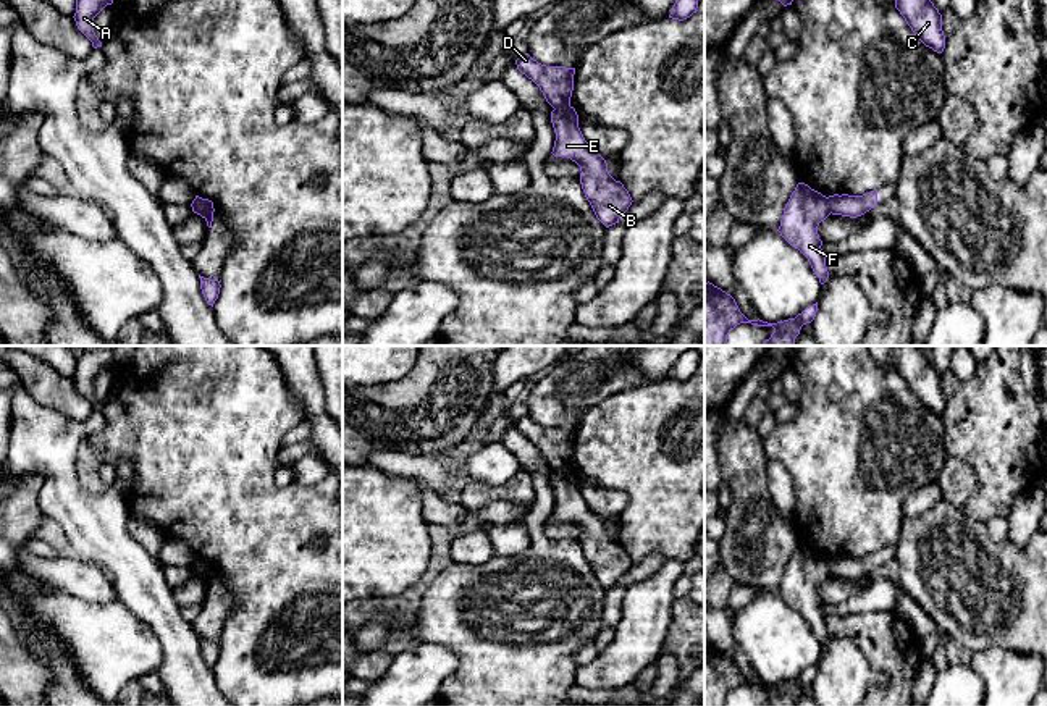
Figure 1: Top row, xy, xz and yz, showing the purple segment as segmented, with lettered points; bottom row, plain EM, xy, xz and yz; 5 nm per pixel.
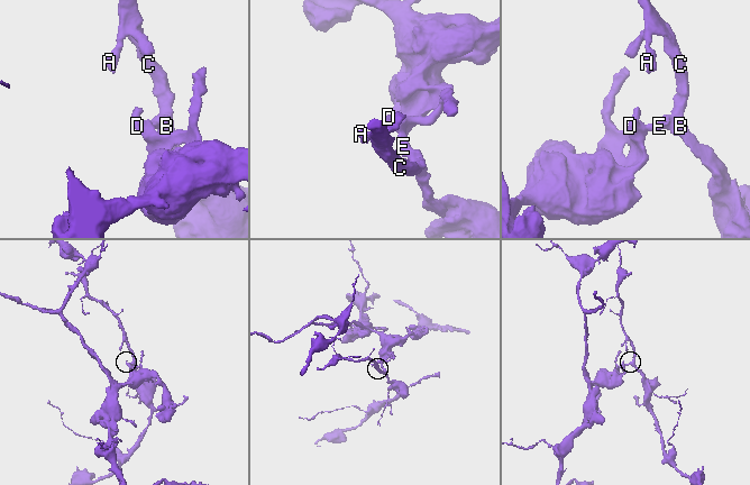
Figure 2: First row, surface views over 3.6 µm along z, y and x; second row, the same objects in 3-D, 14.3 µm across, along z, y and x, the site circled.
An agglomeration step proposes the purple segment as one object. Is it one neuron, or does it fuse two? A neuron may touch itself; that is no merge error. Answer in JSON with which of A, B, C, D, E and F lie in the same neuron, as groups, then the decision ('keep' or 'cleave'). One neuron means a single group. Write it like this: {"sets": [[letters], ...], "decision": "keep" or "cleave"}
{"sets": [["A", "B", "C", "E"], ["D", "F"]], "decision": "cleave"}

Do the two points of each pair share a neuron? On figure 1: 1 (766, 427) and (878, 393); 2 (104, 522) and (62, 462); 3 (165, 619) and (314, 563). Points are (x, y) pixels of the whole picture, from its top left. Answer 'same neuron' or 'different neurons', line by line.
1: different neurons
2: same neuron
3: different neurons

